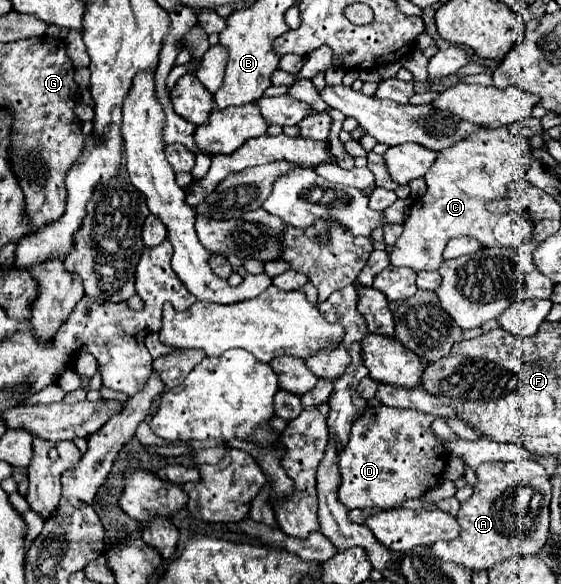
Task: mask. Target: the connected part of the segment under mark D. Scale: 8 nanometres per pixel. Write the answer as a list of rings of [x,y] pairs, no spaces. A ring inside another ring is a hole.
[[[368,407],[362,417],[352,423],[348,445],[340,453],[342,483],[338,489],[340,501],[348,509],[394,509],[406,499],[418,499],[428,489],[438,485],[446,467],[446,449],[434,437],[430,423],[432,415],[396,407]]]

